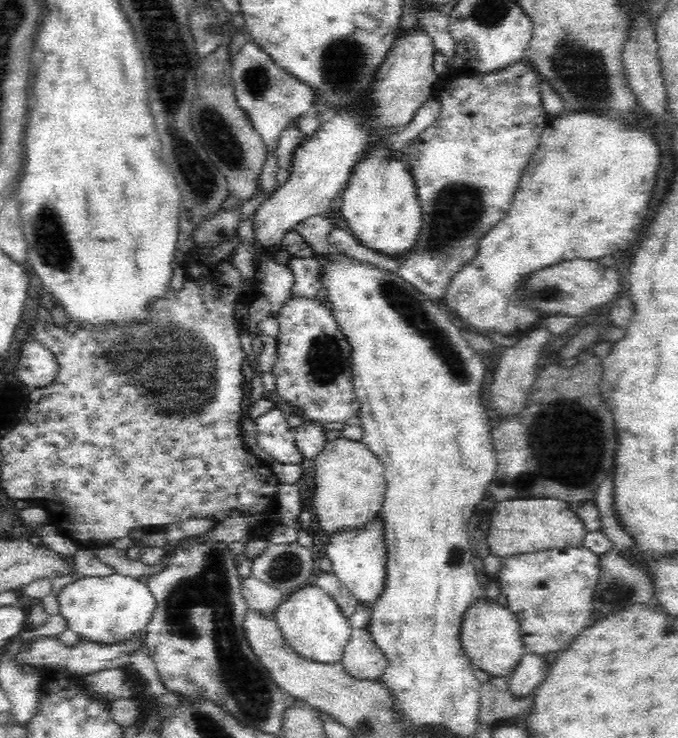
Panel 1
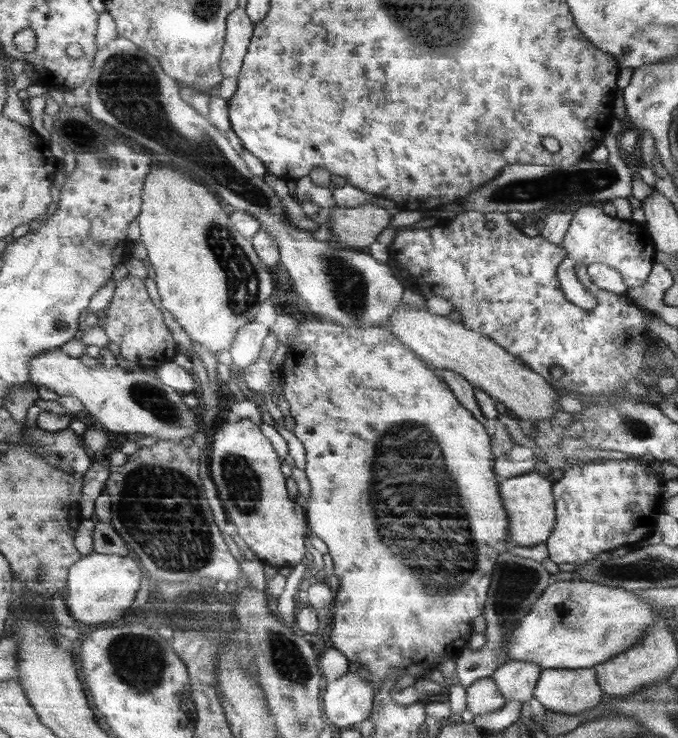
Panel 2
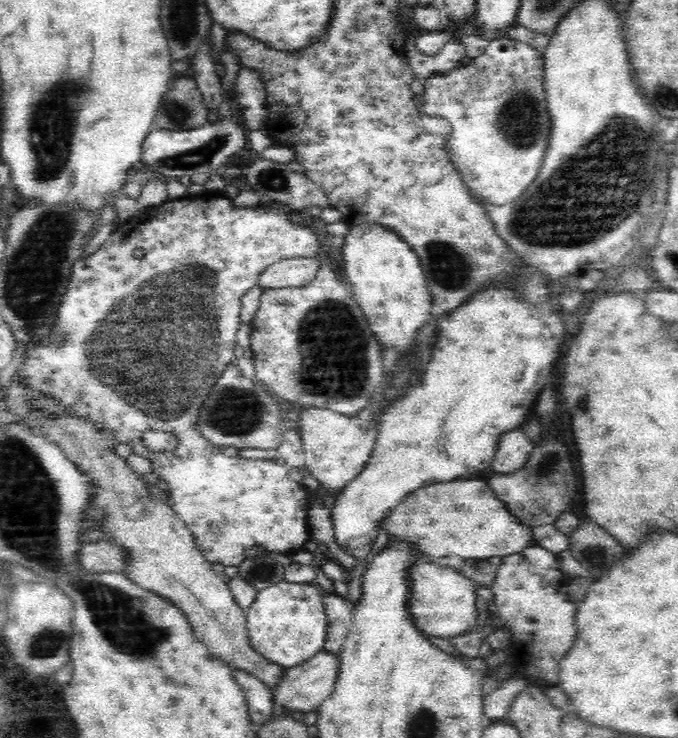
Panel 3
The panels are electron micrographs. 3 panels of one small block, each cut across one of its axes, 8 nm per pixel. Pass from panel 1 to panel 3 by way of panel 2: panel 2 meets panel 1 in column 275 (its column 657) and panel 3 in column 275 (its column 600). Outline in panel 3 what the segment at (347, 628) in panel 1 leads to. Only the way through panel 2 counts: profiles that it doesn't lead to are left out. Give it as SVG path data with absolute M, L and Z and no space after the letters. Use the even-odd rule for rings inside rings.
M286 580L259 591L245 614L249 644L253 650L285 668L310 660L324 649L327 639L328 617L323 598L322 592L310 583Z

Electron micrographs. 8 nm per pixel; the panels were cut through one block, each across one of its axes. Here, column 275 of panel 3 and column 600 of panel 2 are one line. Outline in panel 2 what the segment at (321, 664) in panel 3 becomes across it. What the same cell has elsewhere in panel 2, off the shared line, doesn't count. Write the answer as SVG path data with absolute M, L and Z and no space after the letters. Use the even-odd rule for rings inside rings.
M592 667L543 669L534 697L553 712L579 714L601 702L603 693L594 674Z

